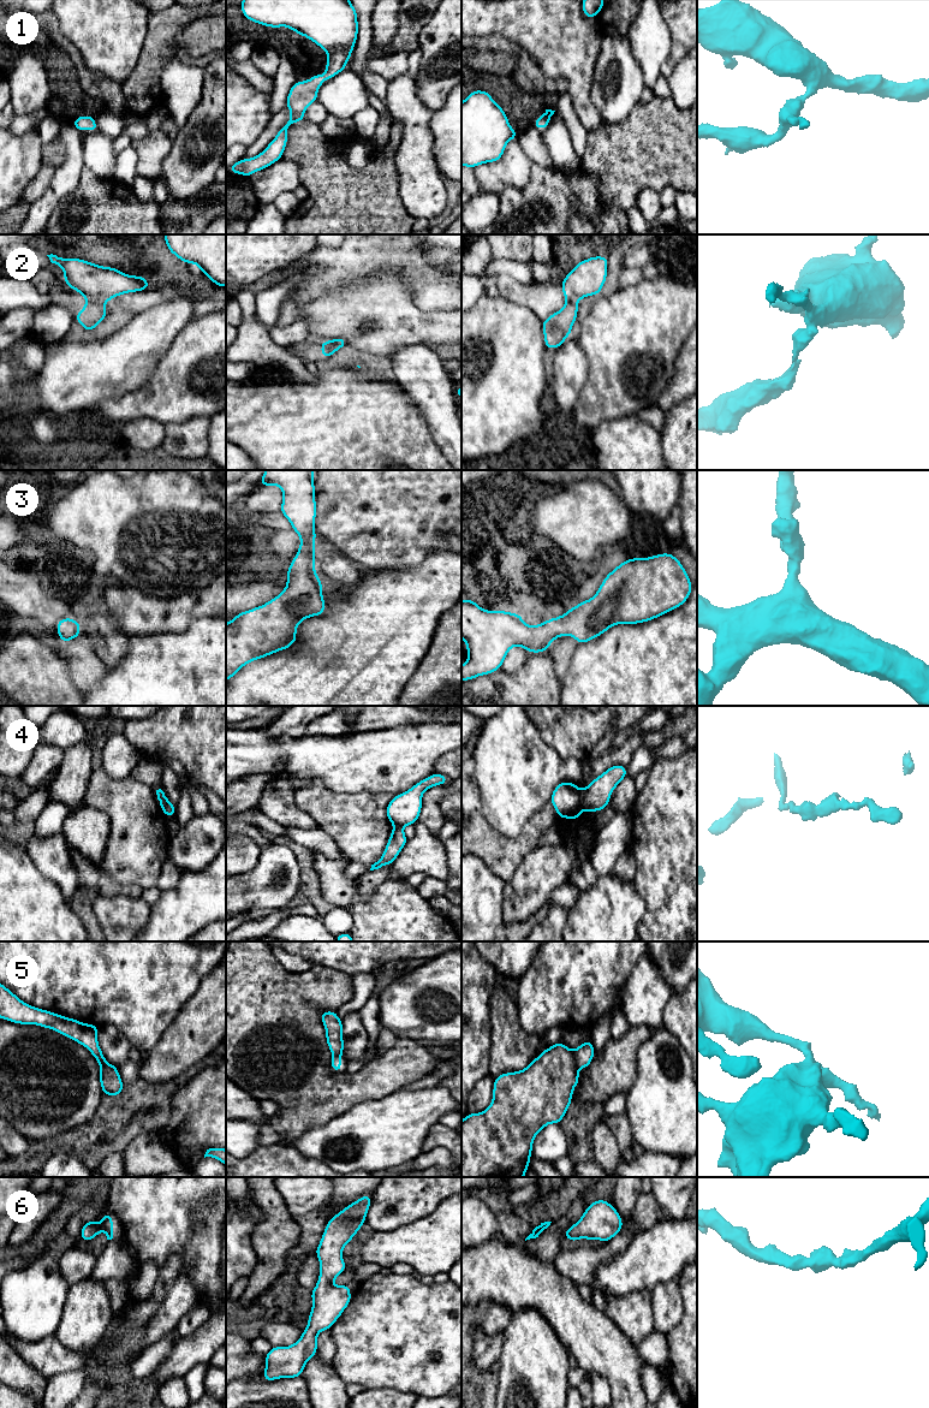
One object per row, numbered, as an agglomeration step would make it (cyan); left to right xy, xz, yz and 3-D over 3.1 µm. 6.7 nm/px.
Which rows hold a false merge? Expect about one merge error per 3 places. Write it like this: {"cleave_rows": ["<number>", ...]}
{"cleave_rows": ["2", "4", "5"]}

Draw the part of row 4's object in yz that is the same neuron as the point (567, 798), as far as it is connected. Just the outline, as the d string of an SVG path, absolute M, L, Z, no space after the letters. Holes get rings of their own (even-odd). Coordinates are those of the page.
M561 782L553 790L550 803L560 819L576 821L583 810L583 791L571 782Z

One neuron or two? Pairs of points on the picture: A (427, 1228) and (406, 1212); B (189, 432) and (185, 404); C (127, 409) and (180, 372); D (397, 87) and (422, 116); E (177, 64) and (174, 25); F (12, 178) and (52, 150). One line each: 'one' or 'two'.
A: two
B: two
C: one
D: one
E: two
F: two

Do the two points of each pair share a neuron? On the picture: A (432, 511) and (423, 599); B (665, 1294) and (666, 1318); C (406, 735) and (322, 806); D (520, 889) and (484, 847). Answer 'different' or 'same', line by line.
A: different
B: same
C: different
D: different

